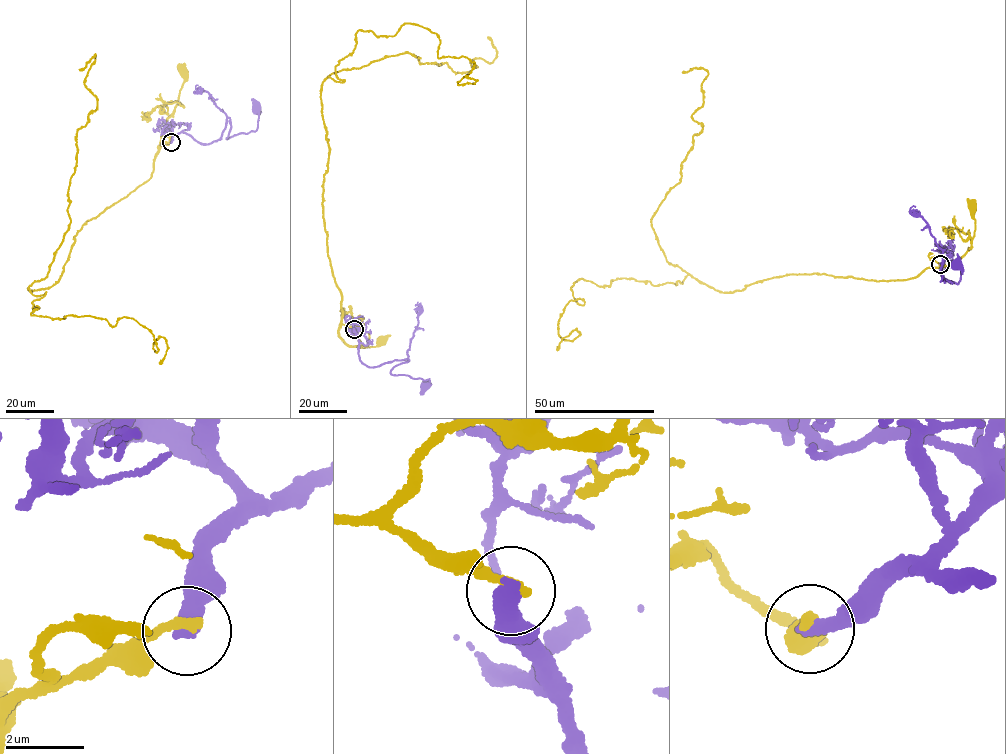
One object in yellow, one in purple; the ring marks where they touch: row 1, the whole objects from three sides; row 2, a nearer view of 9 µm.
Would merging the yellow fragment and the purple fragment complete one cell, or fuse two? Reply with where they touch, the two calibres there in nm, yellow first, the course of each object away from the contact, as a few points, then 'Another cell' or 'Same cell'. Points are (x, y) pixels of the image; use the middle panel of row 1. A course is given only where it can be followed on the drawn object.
Place: (354, 329). Thickness 280 nm (yellow) against 440 nm. Course of yellow: (354, 328), (342, 324), (338, 332), (351, 346), (370, 347), (377, 345), (381, 339). Course of purple: (354, 329), (363, 364), (376, 367), (405, 358), (408, 360), (393, 367), (391, 373), (428, 379), (425, 385). Another cell

